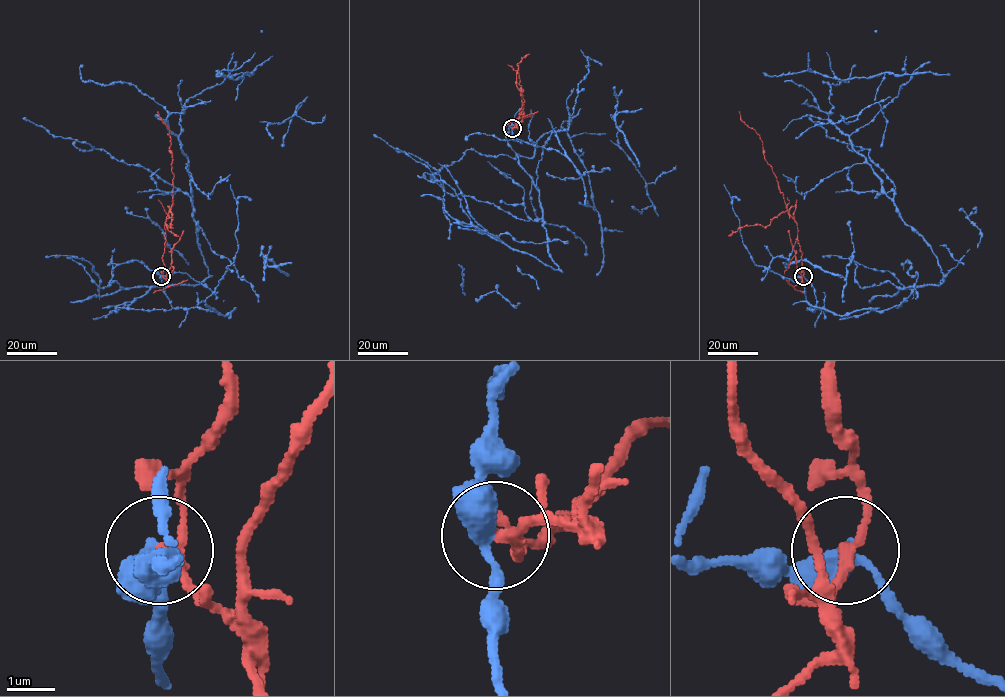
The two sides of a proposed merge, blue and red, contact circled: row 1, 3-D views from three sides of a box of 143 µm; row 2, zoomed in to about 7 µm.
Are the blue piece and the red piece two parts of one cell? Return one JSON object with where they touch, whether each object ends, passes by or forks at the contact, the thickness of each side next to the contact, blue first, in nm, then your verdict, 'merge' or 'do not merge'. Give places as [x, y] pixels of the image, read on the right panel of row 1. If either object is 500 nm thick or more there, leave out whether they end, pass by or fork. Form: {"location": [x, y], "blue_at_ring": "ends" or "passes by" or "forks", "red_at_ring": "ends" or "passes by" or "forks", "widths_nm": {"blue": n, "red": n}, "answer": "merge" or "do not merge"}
{"location": [803, 276], "blue_at_ring": "passes by", "red_at_ring": "passes by", "widths_nm": {"blue": 360, "red": 190}, "answer": "do not merge"}

